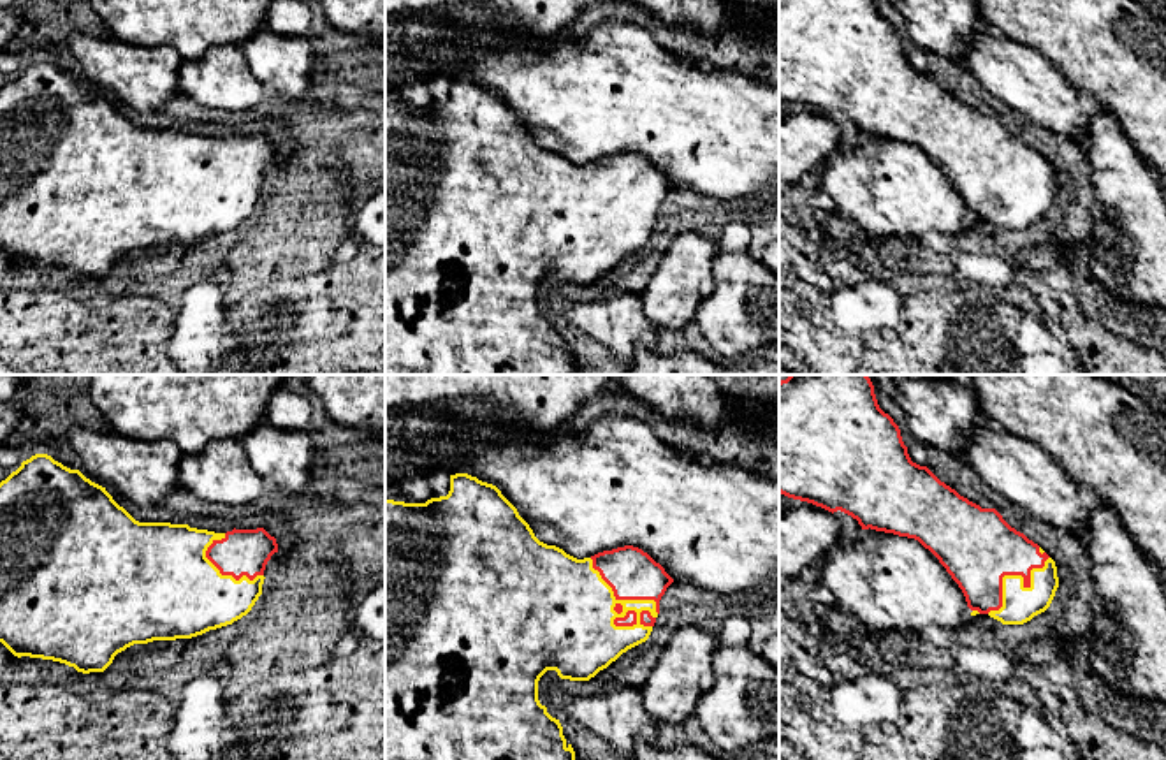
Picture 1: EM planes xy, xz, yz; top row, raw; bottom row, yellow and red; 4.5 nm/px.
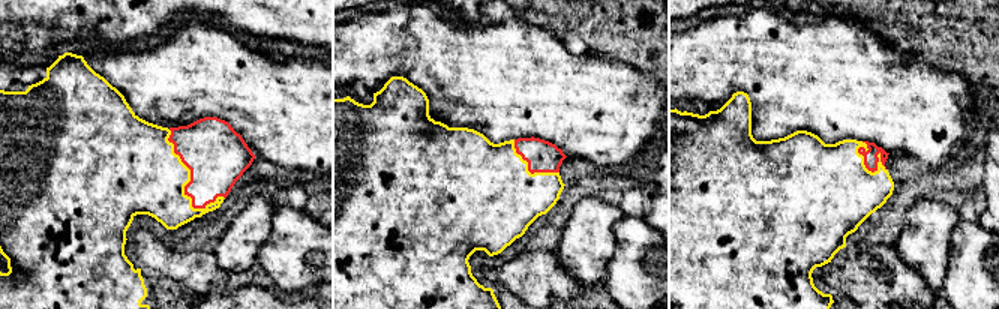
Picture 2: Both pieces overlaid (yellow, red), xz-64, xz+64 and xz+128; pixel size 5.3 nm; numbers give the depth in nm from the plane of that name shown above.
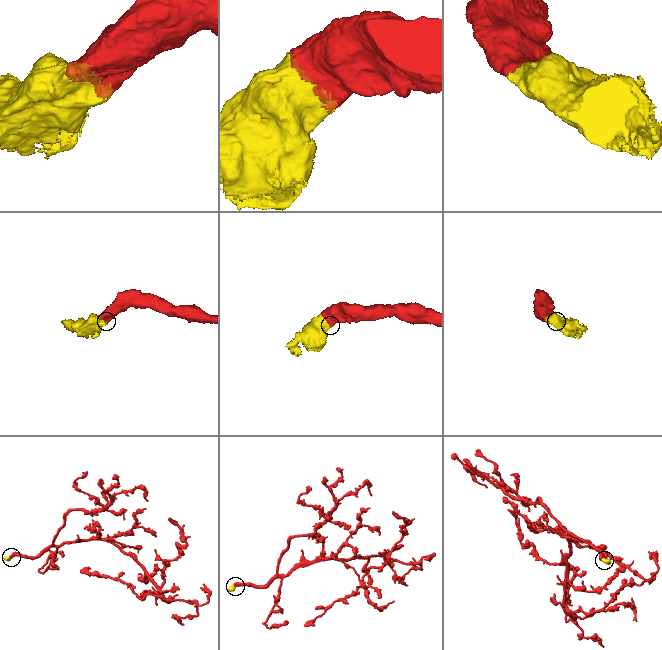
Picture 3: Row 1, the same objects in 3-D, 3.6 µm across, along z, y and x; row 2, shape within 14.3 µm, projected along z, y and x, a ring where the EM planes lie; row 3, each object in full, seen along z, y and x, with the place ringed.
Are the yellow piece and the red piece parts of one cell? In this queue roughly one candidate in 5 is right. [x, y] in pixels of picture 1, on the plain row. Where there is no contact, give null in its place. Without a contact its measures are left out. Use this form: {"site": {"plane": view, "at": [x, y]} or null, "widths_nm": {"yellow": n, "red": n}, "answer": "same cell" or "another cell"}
{"site": {"plane": "xz", "at": [616, 206]}, "widths_nm": {"yellow": 460, "red": 240}, "answer": "same cell"}

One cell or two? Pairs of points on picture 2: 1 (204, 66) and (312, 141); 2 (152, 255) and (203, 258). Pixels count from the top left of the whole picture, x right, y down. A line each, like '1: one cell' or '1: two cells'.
1: one cell
2: one cell

